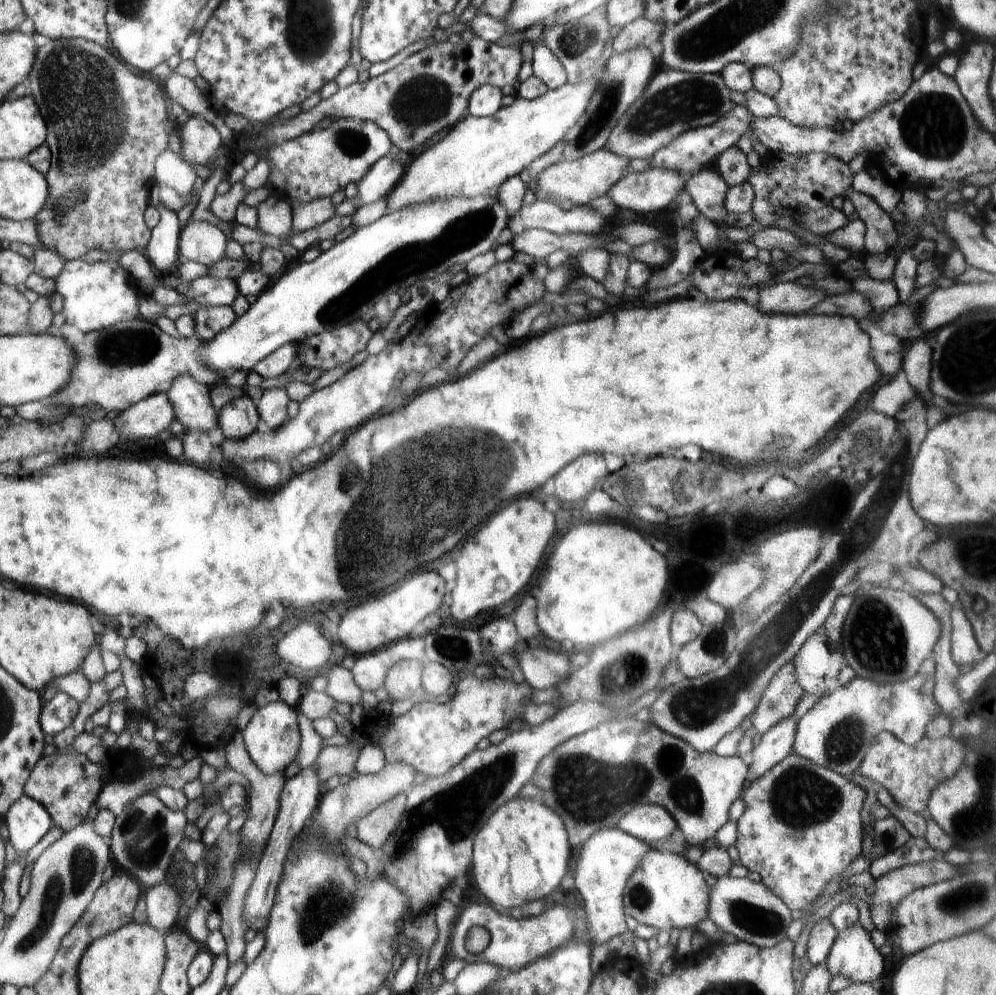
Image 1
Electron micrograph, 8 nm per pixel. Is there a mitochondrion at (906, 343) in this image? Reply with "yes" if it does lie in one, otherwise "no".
no

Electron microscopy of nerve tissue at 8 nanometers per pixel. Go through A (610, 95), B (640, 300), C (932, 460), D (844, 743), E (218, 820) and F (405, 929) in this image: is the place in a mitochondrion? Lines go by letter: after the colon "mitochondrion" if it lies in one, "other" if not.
A: mitochondrion
B: other
C: other
D: mitochondrion
E: other
F: other

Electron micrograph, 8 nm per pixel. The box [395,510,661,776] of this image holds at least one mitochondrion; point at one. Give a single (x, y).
(618, 679)

